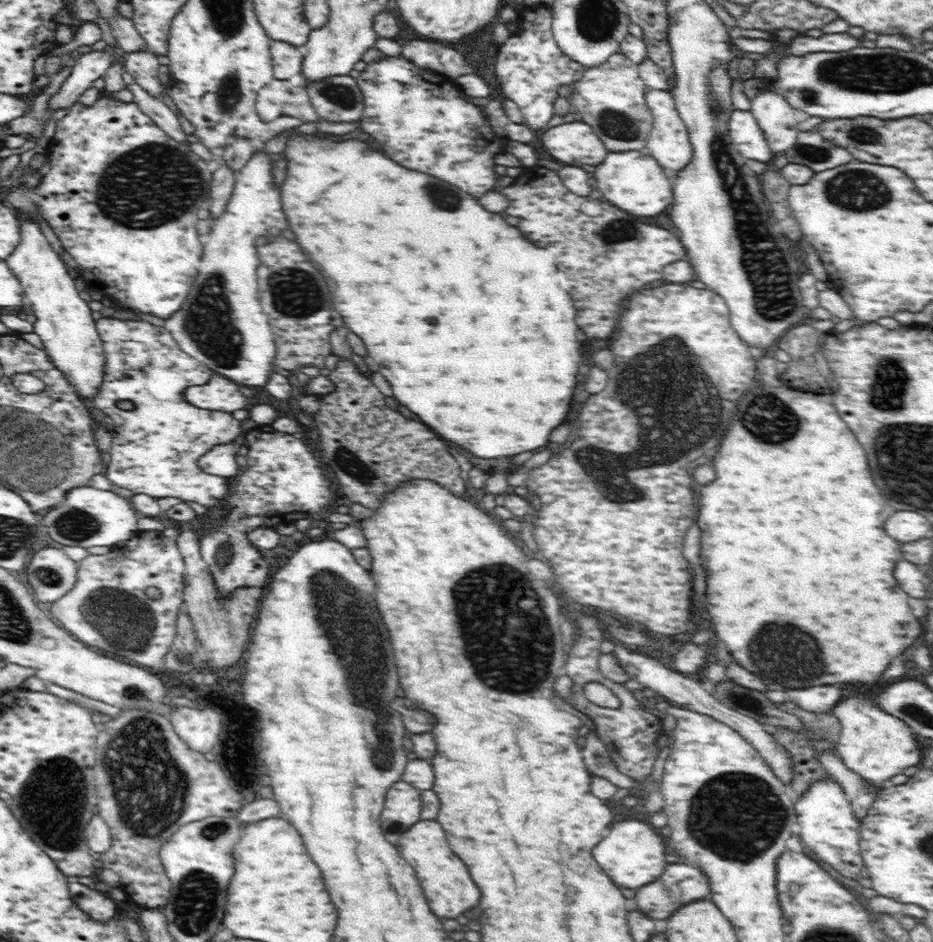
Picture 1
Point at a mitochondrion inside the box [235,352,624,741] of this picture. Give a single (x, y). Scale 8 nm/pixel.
(522, 653)

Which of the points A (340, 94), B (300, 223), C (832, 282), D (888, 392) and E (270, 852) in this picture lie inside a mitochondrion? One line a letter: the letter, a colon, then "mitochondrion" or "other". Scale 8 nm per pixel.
A: mitochondrion
B: other
C: other
D: mitochondrion
E: other

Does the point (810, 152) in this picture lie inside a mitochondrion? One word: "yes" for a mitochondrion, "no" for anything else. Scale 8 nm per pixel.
yes

